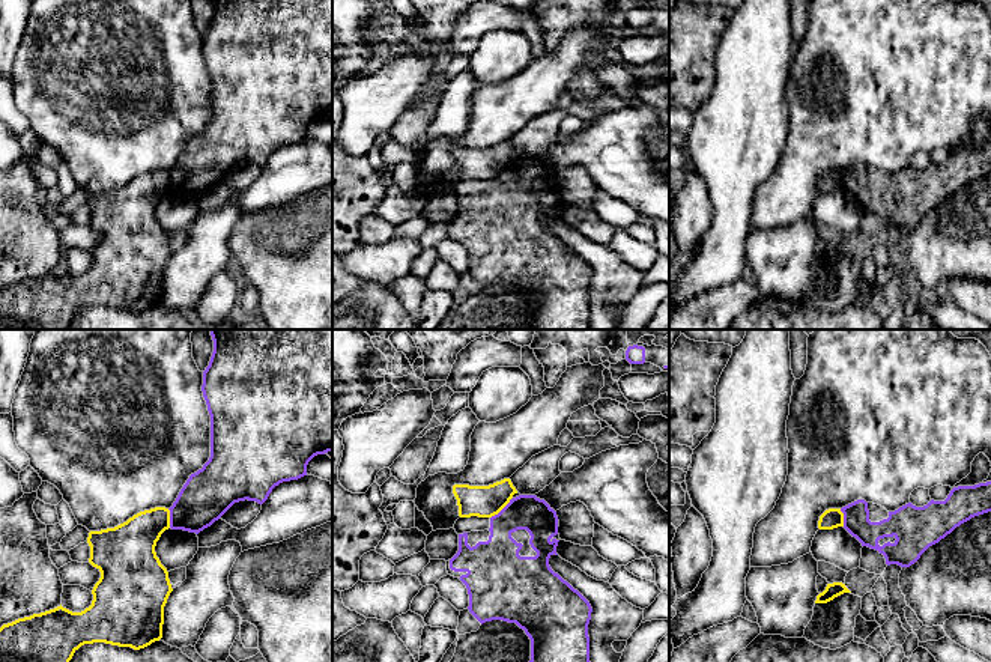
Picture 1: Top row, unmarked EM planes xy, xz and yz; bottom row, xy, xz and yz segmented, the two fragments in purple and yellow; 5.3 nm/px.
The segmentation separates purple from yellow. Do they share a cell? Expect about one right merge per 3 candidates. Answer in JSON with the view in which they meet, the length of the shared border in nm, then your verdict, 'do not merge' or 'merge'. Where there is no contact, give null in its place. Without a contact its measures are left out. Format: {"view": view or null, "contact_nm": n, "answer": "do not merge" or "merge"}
{"view": "xz", "contact_nm": 160, "answer": "do not merge"}

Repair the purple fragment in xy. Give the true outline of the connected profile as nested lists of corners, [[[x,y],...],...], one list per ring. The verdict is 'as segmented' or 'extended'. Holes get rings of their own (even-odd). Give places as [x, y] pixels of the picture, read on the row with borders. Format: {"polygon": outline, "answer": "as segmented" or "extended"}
{"polygon": [[[211,329],[214,352],[203,372],[211,415],[211,457],[191,474],[170,510],[170,528],[199,534],[235,503],[263,504],[283,481],[307,475],[308,462],[332,451],[332,329]]], "answer": "as segmented"}

